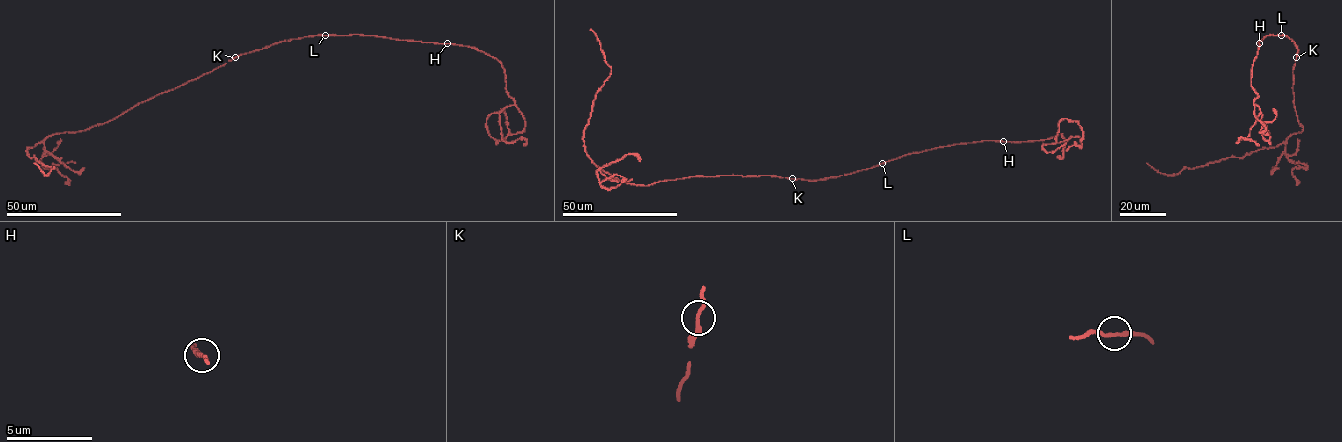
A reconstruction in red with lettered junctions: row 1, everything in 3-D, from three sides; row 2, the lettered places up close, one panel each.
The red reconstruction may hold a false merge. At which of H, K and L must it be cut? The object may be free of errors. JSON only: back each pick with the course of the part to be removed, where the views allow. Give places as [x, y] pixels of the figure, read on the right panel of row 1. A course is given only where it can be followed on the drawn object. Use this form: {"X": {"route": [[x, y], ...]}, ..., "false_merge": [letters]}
{"false_merge": []}

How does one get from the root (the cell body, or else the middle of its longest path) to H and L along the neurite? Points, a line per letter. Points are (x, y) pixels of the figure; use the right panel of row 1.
H: (1298, 49), (1285, 35), (1270, 34), (1259, 44)
L: (1298, 49), (1291, 39), (1281, 35)

